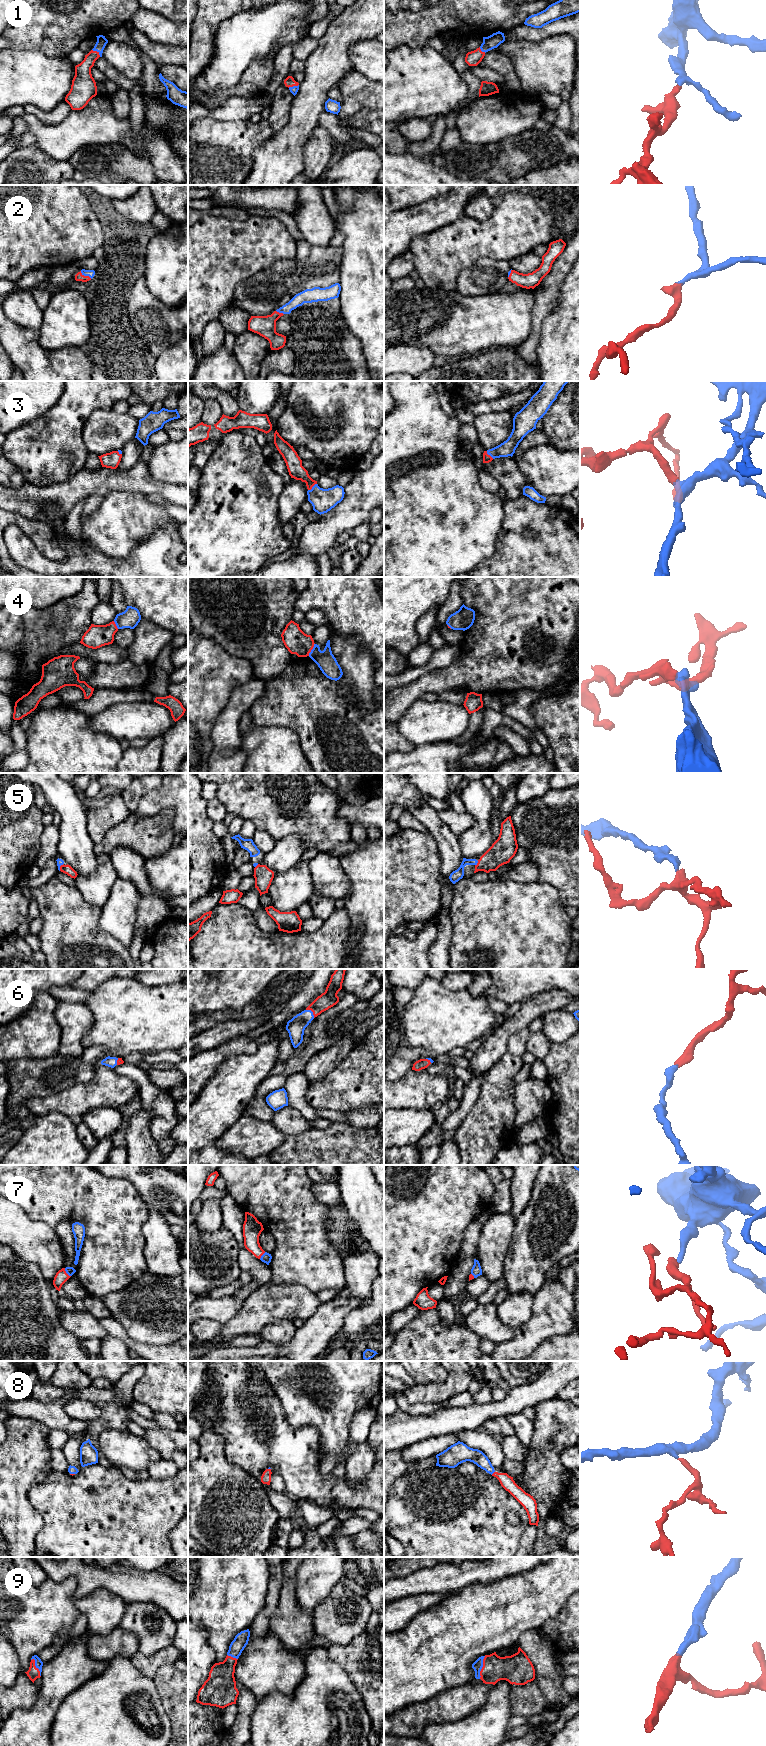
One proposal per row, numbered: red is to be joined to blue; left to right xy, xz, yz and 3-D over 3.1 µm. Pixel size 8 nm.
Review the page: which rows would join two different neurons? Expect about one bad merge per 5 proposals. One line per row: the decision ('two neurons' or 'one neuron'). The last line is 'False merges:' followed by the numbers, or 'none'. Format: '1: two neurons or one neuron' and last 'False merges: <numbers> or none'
1: one neuron
2: one neuron
3: one neuron
4: one neuron
5: one neuron
6: one neuron
7: one neuron
8: one neuron
9: one neuron
False merges: none

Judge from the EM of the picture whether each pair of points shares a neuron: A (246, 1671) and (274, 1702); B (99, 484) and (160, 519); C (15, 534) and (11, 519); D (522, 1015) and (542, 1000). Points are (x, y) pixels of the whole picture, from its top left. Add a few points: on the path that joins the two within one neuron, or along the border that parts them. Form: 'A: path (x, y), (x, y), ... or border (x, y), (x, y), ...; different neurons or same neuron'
A: border (291, 1696), (270, 1692), (257, 1701); different neurons
B: border (133, 492), (110, 490), (104, 496); different neurons
C: border (10, 524), (15, 524), (30, 539); different neurons
D: path (527, 1013), (537, 1005); same neuron

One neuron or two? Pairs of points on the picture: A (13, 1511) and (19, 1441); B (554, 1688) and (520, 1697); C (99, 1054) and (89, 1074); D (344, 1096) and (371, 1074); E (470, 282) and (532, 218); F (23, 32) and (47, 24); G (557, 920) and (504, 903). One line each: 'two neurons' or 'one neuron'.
A: one neuron
B: two neurons
C: one neuron
D: one neuron
E: two neurons
F: one neuron
G: one neuron

